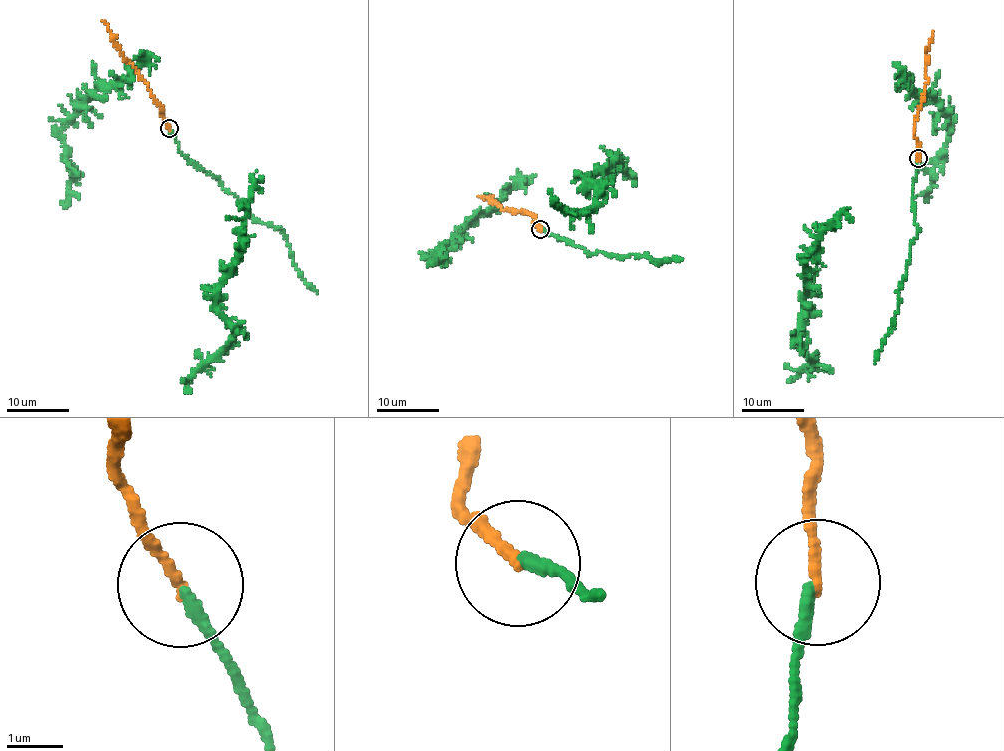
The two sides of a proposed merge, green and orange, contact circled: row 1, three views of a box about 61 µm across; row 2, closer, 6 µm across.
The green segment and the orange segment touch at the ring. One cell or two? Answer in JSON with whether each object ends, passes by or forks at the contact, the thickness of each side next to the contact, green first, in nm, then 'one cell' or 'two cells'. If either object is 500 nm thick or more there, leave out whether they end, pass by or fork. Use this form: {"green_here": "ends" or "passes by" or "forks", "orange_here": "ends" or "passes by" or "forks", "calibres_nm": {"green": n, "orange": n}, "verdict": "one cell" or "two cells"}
{"green_here": "ends", "orange_here": "ends", "calibres_nm": {"green": 220, "orange": 160}, "verdict": "one cell"}

